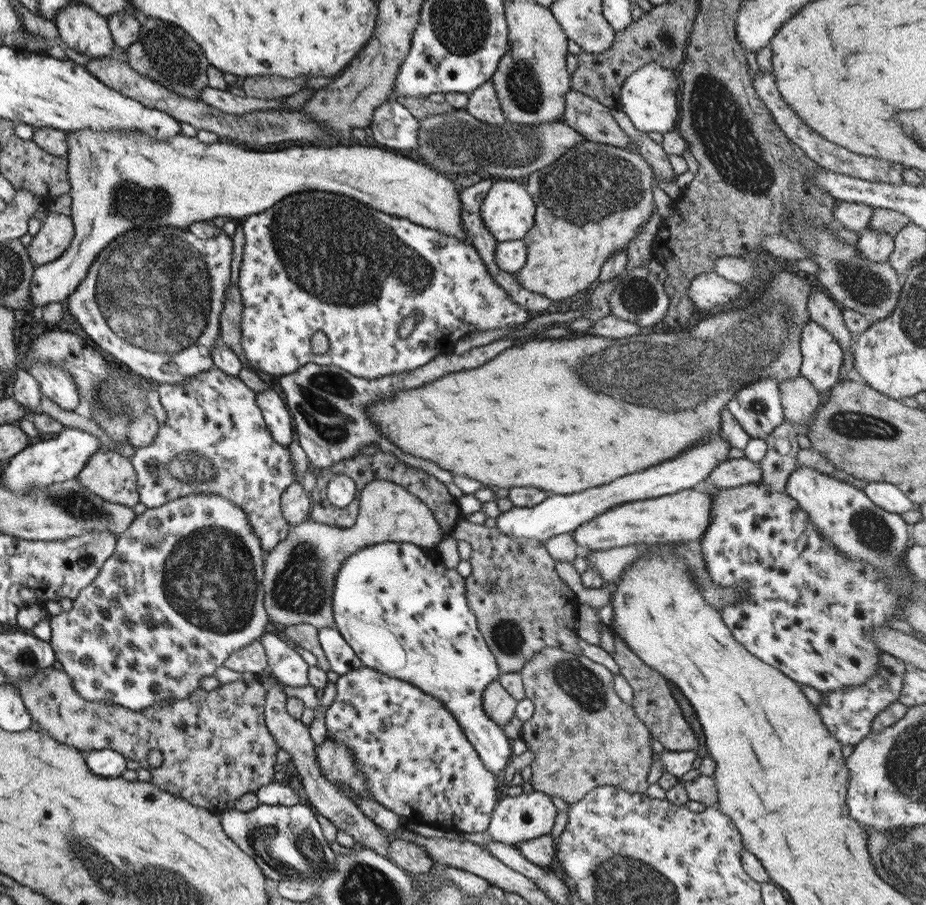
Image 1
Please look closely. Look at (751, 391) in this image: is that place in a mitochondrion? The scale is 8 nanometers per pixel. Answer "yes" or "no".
yes

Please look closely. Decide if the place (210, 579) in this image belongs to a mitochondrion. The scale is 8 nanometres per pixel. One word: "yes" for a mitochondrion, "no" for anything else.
yes

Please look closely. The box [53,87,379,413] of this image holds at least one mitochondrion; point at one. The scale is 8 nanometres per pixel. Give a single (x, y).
(155, 294)

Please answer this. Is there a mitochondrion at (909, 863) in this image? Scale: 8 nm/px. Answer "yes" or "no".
yes

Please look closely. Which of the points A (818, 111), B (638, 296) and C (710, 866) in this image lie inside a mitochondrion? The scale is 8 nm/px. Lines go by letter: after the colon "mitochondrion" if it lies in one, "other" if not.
A: other
B: mitochondrion
C: other

